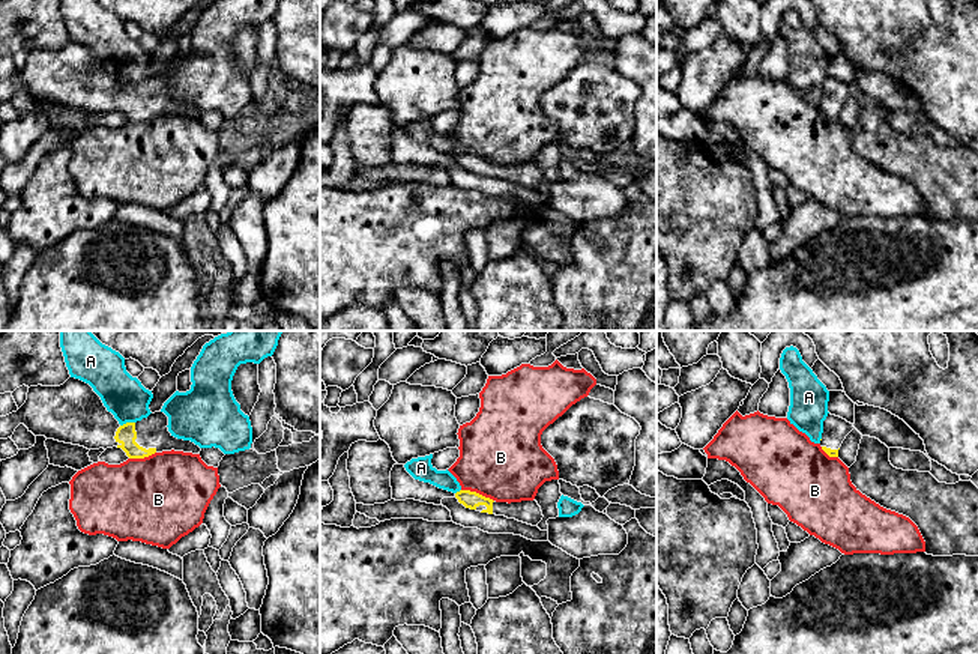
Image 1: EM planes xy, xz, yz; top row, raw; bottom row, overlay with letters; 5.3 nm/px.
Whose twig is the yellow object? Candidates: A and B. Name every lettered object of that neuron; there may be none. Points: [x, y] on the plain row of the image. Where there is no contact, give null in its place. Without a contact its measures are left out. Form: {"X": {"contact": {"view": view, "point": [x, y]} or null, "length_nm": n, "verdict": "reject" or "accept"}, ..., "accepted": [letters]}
{"A": {"contact": {"view": "xy", "point": [126, 86]}, "length_nm": 80, "verdict": "reject"}, "B": {"contact": {"view": "xz", "point": [478, 157]}, "length_nm": 190, "verdict": "reject"}, "accepted": []}

